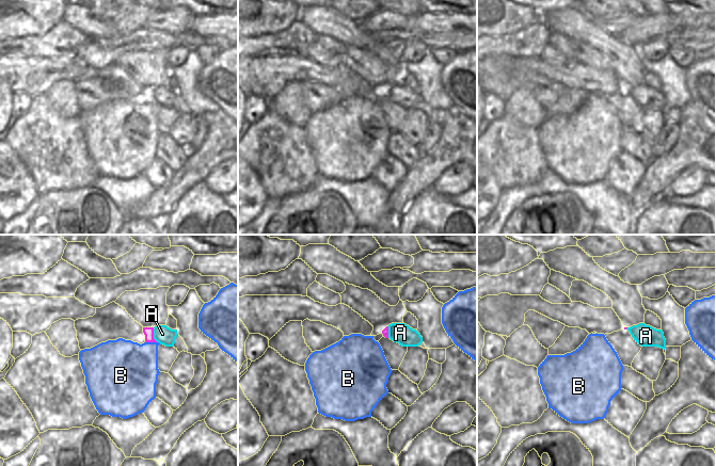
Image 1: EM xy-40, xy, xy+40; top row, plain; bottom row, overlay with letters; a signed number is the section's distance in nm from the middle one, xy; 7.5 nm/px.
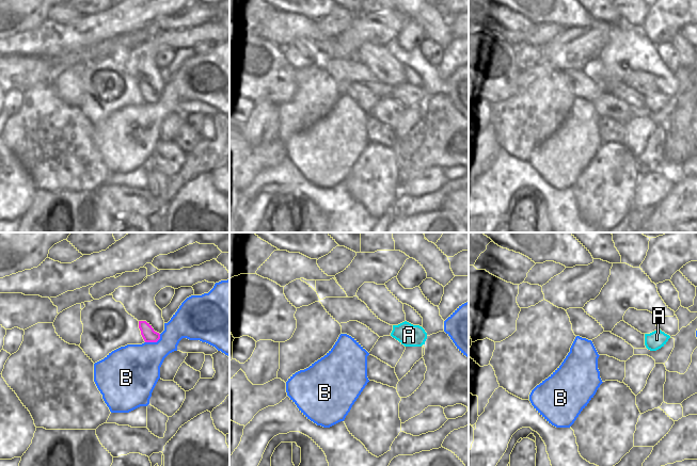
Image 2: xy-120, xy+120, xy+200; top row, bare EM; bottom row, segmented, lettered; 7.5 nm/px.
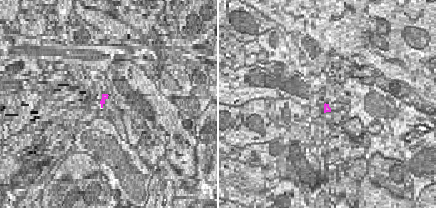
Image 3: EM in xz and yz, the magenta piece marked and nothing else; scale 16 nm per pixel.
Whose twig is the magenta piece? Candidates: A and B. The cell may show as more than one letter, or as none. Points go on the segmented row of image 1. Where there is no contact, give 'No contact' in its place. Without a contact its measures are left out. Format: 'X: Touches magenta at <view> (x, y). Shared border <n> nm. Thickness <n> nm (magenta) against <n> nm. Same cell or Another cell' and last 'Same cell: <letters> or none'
A: Touches magenta at xy-40 (153, 335). Shared border 120 nm. Thickness 80 nm (magenta) against 140 nm. Same cell
B: Touches magenta at xy-40 (150, 341). Shared border 90 nm. Thickness 80 nm (magenta) against 380 nm. Another cell
Same cell: A

